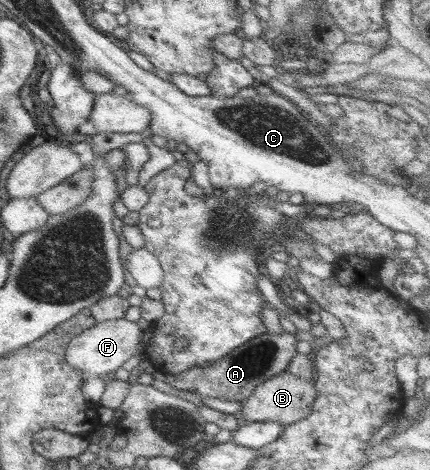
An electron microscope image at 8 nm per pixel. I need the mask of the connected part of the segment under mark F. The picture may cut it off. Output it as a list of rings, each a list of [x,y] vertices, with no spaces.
[[[123,318],[94,323],[94,325],[74,335],[64,351],[64,361],[69,364],[82,378],[104,377],[115,371],[131,355],[138,353],[139,342],[144,329],[135,325],[135,322]]]

